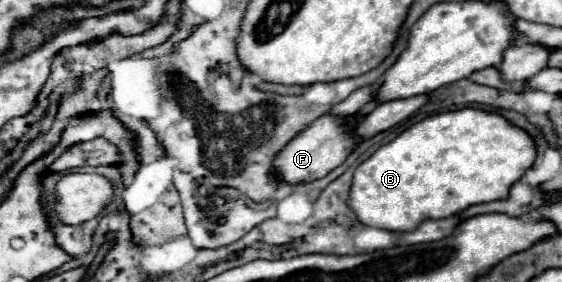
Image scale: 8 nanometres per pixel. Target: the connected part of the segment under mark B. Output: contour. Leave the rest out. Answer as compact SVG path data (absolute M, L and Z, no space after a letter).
M473 107L445 111L411 125L397 139L381 145L369 159L365 159L353 173L347 205L357 215L357 221L367 227L397 233L413 231L421 219L445 219L457 215L457 211L463 211L465 207L501 199L501 195L505 195L505 191L521 179L533 161L535 145L531 137L501 115L485 113Z

